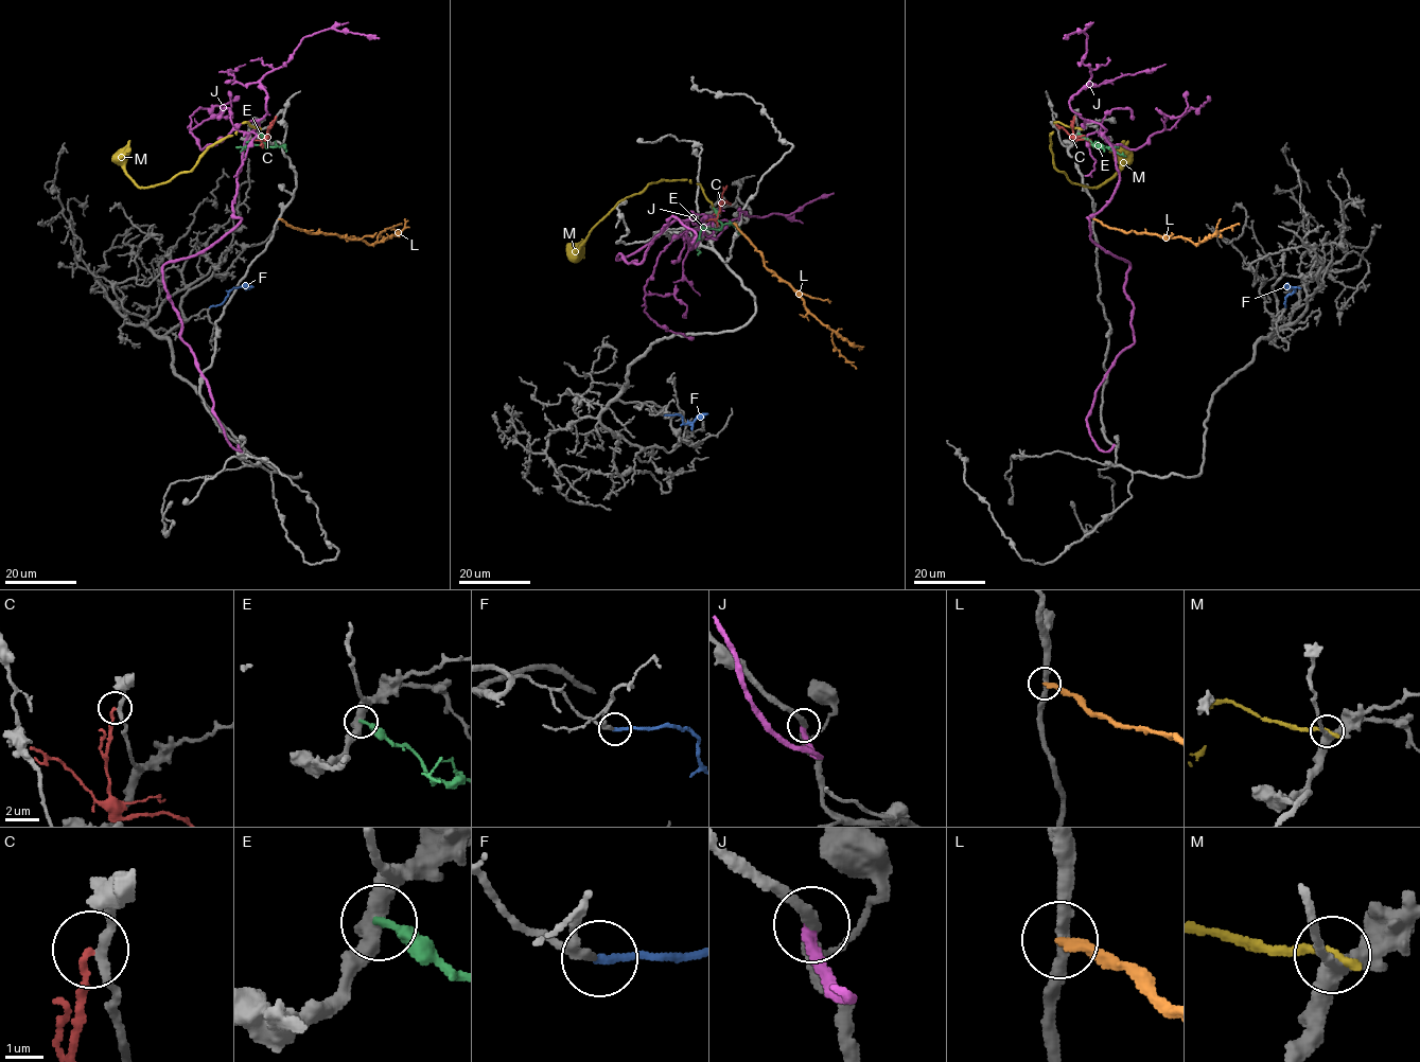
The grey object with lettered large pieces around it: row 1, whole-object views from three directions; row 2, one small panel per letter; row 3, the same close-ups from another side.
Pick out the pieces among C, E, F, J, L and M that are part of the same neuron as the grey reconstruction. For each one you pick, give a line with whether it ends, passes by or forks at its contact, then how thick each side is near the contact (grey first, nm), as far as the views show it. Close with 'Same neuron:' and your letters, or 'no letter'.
F: it ends there; 160 nm thick on the grey side, 200 nm on the other
Same neuron: F

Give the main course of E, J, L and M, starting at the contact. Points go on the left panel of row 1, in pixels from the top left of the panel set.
E: (259, 134), (267, 146), (248, 144), (241, 152), (246, 154), (243, 156)
J: (238, 444), (180, 338), (163, 265), (240, 220), (242, 148), (266, 113), (260, 80), (304, 37), (379, 38)
L: (279, 218), (292, 227), (311, 232), (361, 237), (372, 244), (378, 242), (381, 232), (402, 225)
M: (259, 128), (242, 123), (235, 133), (213, 143), (189, 171), (146, 188), (139, 188), (126, 174), (129, 141)

